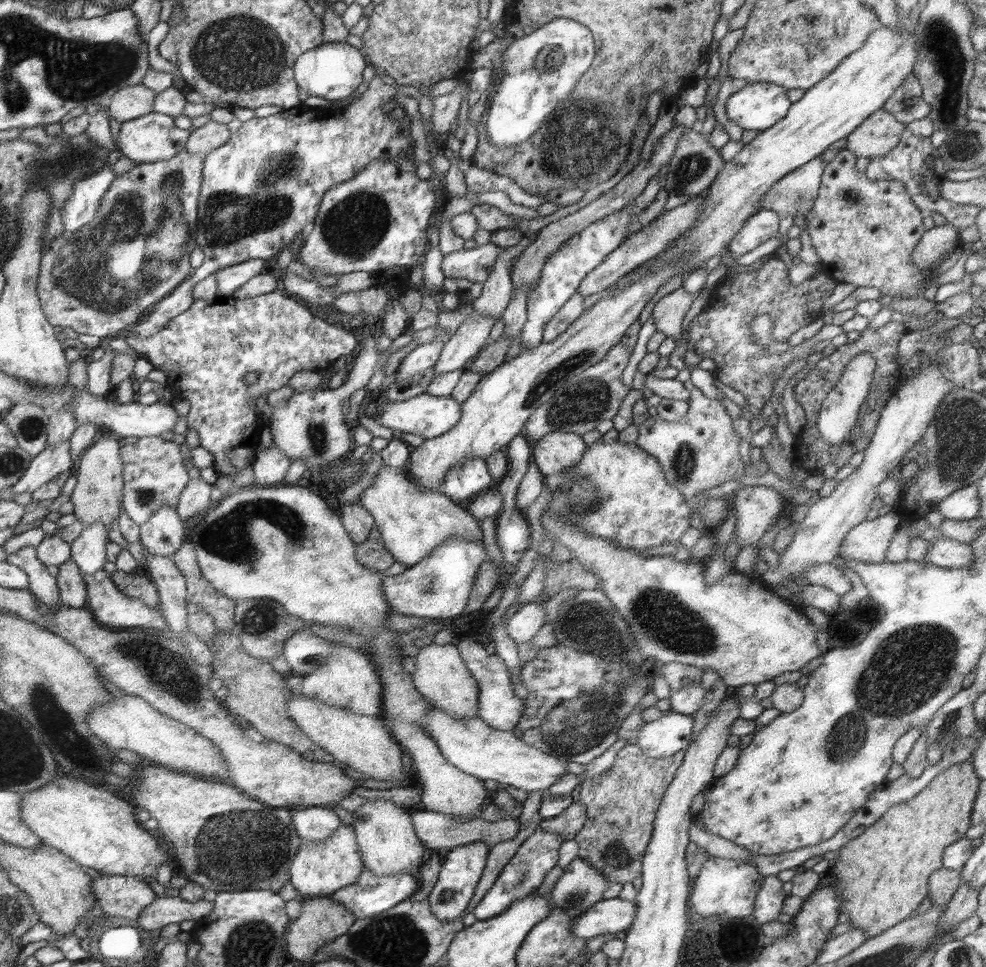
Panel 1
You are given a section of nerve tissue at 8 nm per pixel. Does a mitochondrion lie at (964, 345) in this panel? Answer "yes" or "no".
no

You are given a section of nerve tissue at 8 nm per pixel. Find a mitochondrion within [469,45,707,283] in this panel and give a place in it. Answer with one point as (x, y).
(598, 133)

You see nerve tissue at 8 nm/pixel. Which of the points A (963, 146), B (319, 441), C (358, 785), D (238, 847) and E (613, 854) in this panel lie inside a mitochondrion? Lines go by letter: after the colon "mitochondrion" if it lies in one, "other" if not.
A: mitochondrion
B: mitochondrion
C: other
D: mitochondrion
E: mitochondrion

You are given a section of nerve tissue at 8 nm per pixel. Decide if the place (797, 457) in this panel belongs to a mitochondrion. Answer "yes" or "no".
no

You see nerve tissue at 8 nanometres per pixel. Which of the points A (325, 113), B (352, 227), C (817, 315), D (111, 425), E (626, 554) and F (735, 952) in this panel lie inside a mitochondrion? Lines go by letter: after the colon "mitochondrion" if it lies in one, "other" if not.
A: other
B: mitochondrion
C: other
D: other
E: other
F: other

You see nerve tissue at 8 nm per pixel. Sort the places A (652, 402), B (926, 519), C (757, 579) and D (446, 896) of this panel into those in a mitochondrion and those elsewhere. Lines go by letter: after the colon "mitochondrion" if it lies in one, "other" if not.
A: other
B: other
C: other
D: mitochondrion

